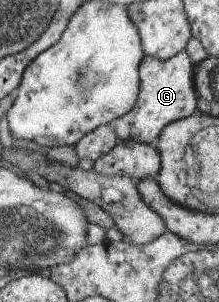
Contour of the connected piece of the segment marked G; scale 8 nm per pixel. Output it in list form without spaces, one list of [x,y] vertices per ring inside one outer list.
[[[187,49],[167,60],[159,60],[149,55],[142,60],[140,66],[142,81],[136,107],[129,114],[112,122],[120,142],[133,139],[155,145],[168,124],[187,118],[199,110],[195,66]]]

